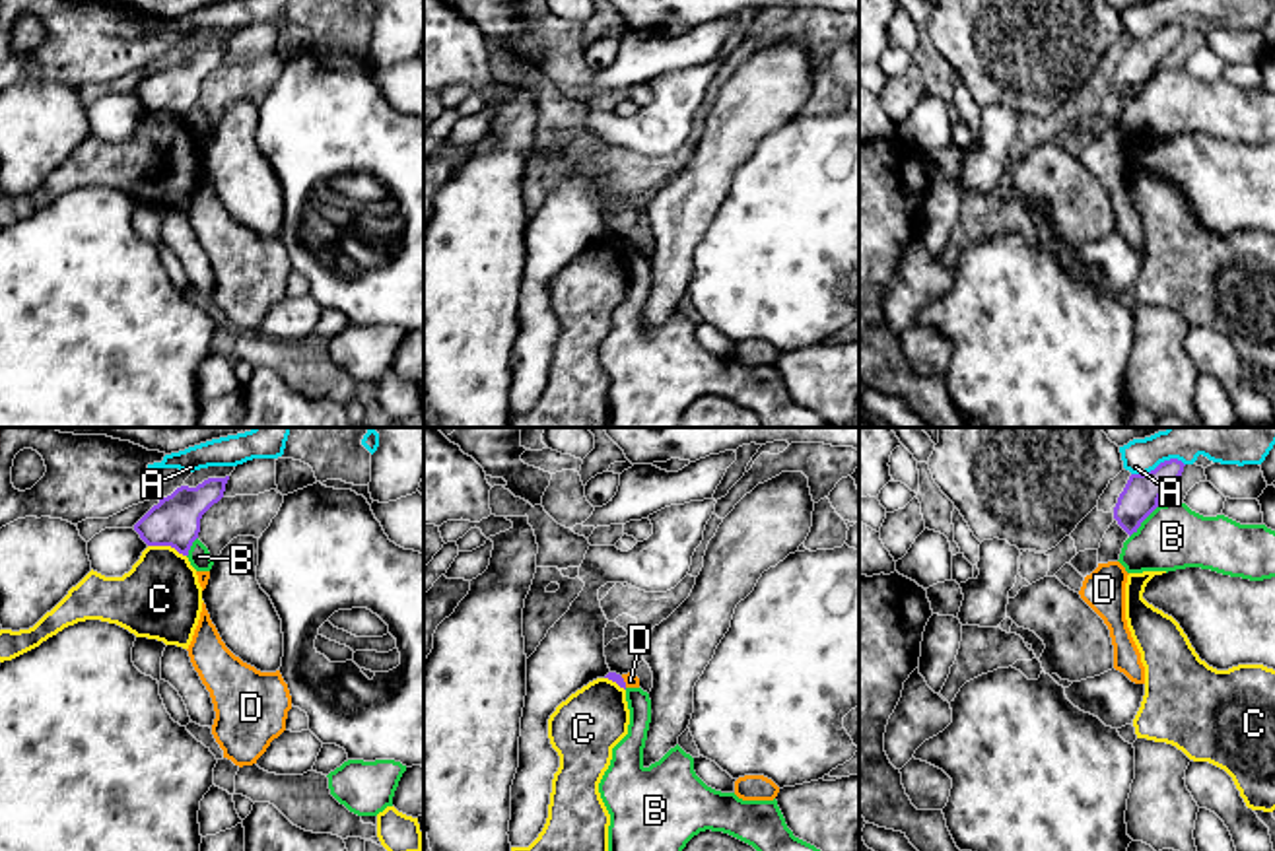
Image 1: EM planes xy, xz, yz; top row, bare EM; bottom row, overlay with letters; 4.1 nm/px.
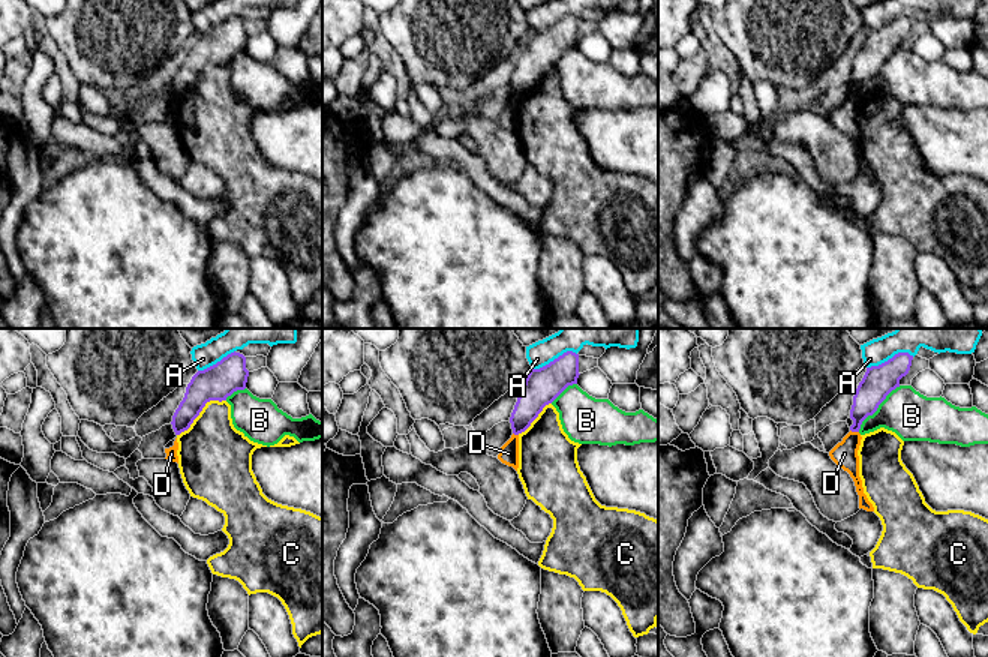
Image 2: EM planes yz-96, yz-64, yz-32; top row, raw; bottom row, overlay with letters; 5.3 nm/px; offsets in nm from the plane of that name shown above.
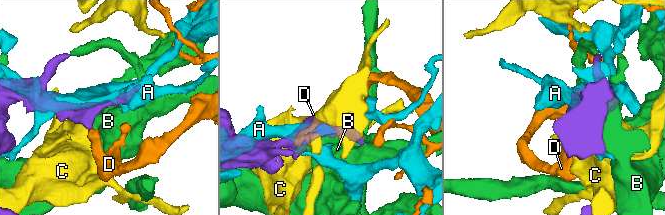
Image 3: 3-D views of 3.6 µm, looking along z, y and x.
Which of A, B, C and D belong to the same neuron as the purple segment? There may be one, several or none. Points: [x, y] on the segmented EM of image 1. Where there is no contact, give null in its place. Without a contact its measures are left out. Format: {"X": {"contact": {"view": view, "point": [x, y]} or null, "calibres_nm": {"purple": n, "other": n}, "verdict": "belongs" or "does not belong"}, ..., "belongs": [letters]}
{"A": {"contact": {"view": "yz", "point": [1159, 465]}, "calibres_nm": {"purple": 160, "other": 220}, "verdict": "does not belong"}, "B": {"contact": {"view": "yz", "point": [1143, 519]}, "calibres_nm": {"purple": 160, "other": 280}, "verdict": "does not belong"}, "C": {"contact": {"view": "xy", "point": [168, 544]}, "calibres_nm": {"purple": 200, "other": 340}, "verdict": "does not belong"}, "D": {"contact": {"view": "xz", "point": [624, 682]}, "calibres_nm": {"purple": 40, "other": 50}, "verdict": "does not belong"}, "belongs": []}

